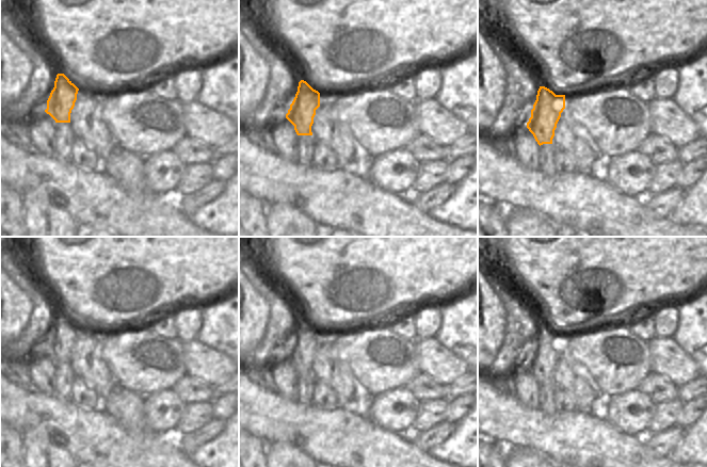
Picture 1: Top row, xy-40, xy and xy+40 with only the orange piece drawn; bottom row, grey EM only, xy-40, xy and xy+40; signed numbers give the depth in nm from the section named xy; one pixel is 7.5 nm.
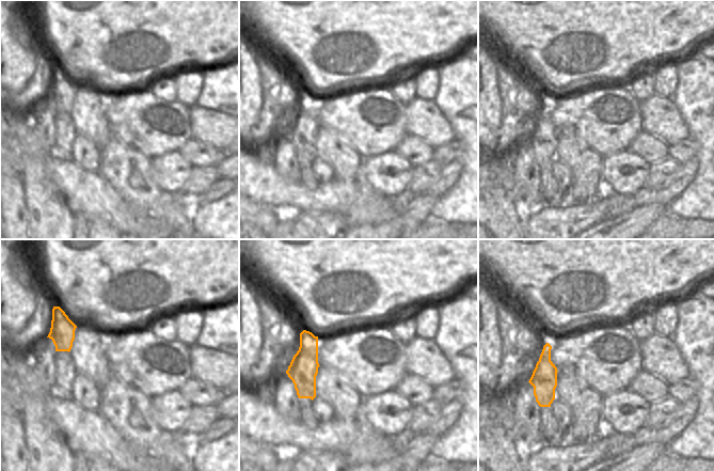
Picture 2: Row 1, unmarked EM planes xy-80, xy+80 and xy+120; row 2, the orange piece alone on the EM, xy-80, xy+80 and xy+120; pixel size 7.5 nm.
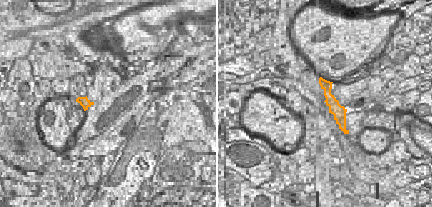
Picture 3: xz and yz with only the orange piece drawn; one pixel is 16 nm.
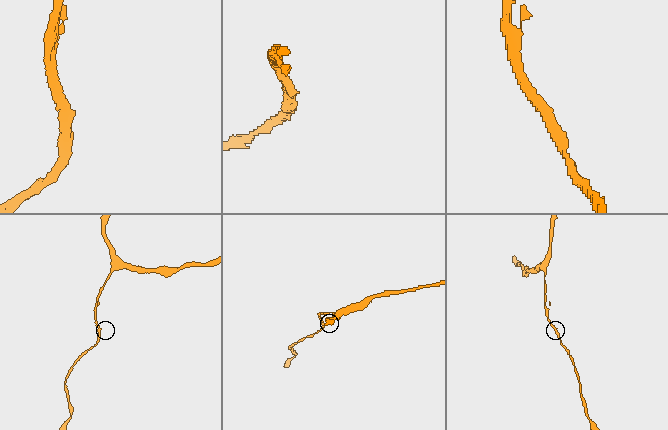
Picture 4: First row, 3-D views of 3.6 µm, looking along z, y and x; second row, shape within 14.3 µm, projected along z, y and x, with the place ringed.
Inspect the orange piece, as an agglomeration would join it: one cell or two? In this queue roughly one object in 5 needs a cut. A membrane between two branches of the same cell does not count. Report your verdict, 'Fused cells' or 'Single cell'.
Single cell.

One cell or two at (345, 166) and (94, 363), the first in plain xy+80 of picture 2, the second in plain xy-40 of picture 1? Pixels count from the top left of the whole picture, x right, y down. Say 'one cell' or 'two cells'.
one cell

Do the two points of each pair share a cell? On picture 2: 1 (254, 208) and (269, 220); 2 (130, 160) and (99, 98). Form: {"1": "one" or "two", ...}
{"1": "one", "2": "two"}

